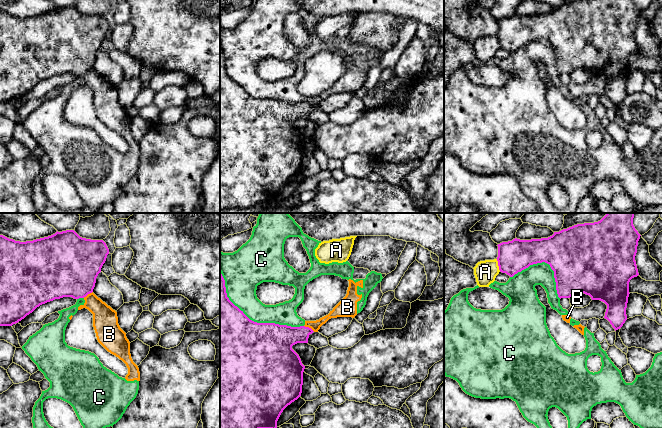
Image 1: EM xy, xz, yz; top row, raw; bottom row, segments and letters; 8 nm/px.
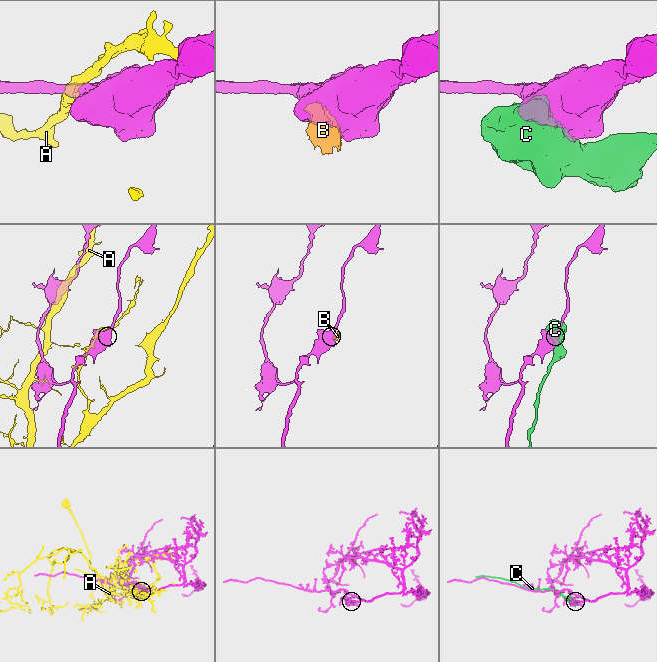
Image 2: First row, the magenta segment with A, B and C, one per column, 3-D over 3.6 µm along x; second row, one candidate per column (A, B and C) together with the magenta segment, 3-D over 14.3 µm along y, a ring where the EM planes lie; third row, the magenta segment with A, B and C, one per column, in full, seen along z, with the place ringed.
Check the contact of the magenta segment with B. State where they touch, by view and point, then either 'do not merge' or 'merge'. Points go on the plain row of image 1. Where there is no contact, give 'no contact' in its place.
xz (308, 103) | do not merge

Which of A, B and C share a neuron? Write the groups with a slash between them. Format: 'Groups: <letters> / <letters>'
Groups: A / B C

